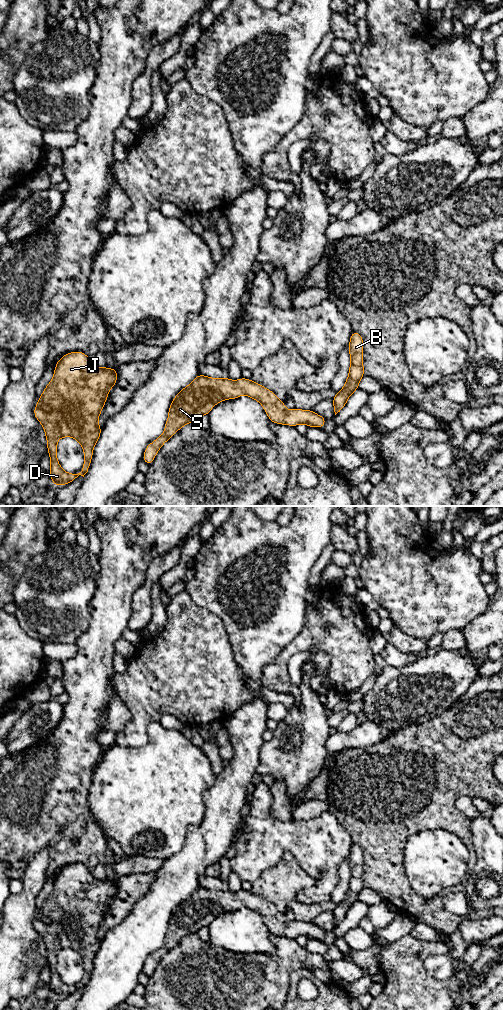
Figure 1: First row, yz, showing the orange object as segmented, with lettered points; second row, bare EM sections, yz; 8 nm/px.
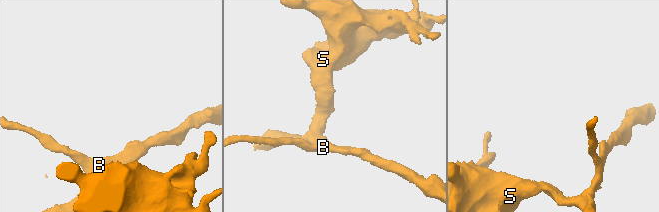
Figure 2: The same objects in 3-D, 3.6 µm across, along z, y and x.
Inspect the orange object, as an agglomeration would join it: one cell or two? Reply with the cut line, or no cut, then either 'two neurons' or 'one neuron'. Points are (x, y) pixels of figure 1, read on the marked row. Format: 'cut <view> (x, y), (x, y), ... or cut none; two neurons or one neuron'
cut none; one neuron

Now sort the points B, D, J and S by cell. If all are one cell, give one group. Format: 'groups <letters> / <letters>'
groups B D J S

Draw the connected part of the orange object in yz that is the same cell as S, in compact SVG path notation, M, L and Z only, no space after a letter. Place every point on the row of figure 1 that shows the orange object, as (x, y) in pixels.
M198 374L191 384L174 397L163 434L146 447L142 460L148 465L152 464L162 445L180 428L197 421L203 415L208 415L218 402L236 399L243 394L257 400L270 421L276 424L296 427L303 423L308 427L322 428L327 421L312 410L288 411L284 402L271 390L250 379L241 377L238 381L234 381L229 378L210 378Z

